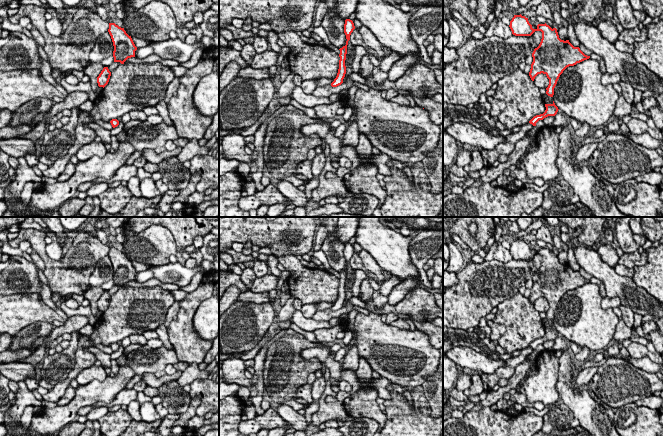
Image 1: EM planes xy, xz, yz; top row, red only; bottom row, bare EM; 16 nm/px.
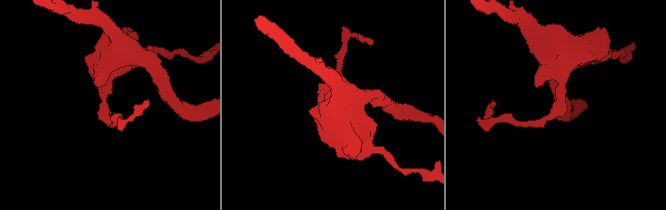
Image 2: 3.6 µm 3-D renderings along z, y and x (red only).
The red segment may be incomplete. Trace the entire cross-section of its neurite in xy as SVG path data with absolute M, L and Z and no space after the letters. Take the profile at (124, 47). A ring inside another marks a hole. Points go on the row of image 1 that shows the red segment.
M109 23L108 32L114 46L114 62L124 64L128 58L135 57L137 47L135 46L131 36L126 33L124 28L119 27L115 23Z

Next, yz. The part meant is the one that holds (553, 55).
M520 14L514 15L509 27L515 36L531 36L535 31L542 32L541 42L532 53L533 62L529 76L534 81L538 74L545 74L549 79L546 94L550 97L553 97L557 81L567 67L590 58L579 47L574 47L569 40L561 40L557 29L552 29L546 23L538 24L537 28L533 29L528 18Z

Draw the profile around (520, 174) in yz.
M516 168L514 170L514 174L515 174L516 179L520 180L522 184L527 184L527 183L530 183L531 181L531 179L527 177L527 173L520 168Z

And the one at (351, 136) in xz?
M352 122L347 126L346 131L343 134L342 144L356 147L359 141L359 130L356 122Z

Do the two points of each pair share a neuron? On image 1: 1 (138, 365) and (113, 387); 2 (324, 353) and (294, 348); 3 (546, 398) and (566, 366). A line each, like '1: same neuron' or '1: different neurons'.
1: different neurons
2: different neurons
3: different neurons

